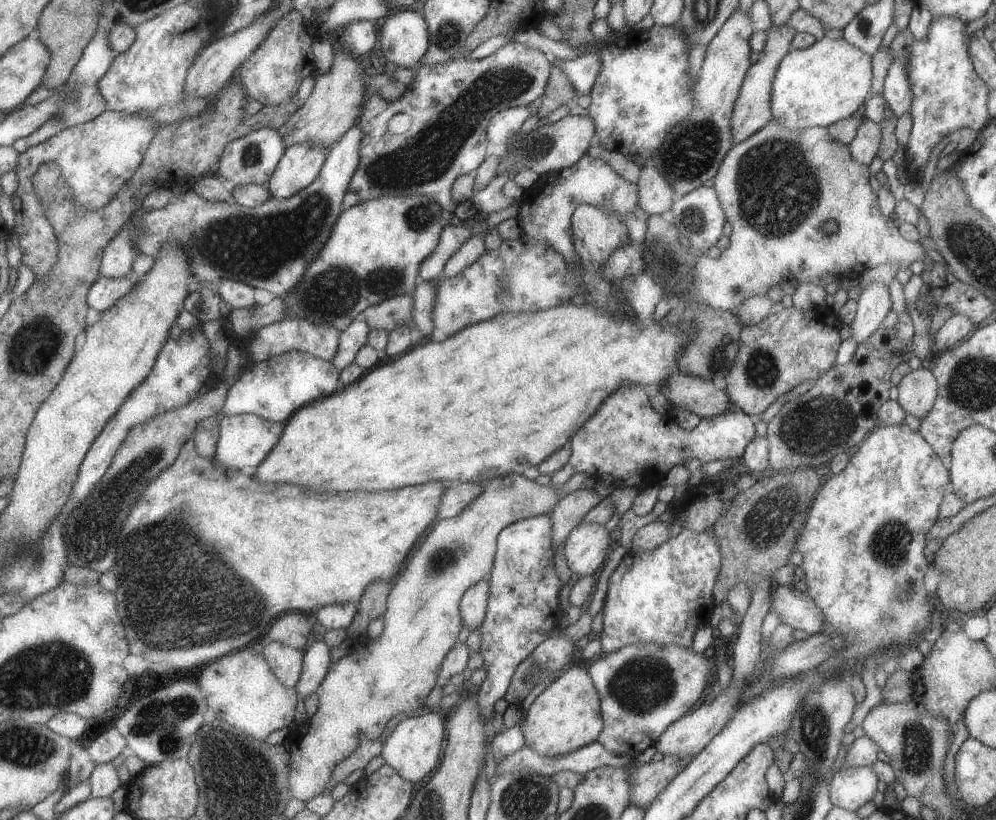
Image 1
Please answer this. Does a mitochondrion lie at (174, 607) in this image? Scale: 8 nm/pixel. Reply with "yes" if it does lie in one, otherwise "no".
yes

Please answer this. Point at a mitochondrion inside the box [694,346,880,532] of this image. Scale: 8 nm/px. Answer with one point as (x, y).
(811, 427)

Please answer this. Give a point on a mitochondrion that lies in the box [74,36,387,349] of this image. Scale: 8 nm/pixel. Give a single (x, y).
(258, 247)

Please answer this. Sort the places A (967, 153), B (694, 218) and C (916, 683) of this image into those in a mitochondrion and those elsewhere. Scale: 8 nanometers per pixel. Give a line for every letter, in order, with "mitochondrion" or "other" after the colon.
A: other
B: mitochondrion
C: other

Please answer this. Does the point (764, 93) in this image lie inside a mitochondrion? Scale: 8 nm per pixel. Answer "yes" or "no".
no

